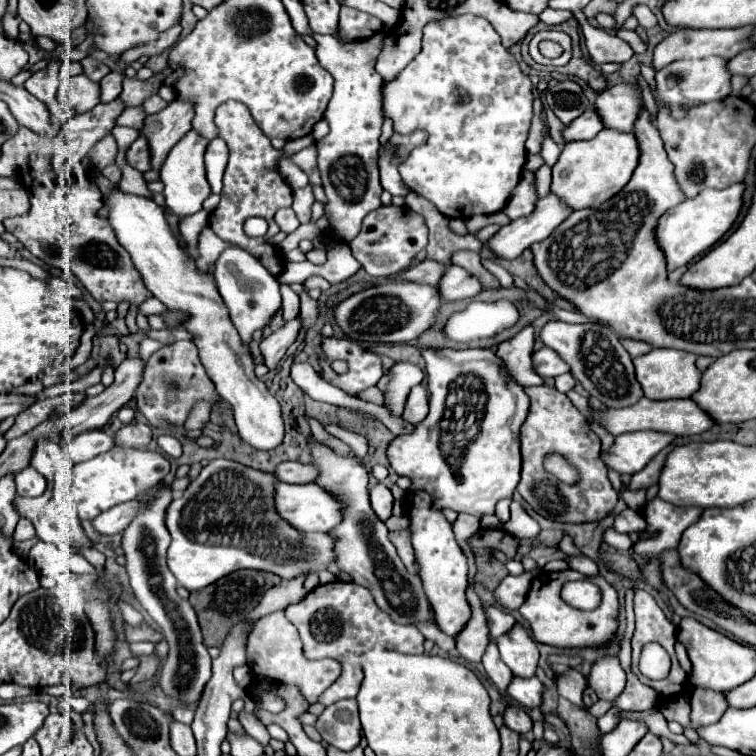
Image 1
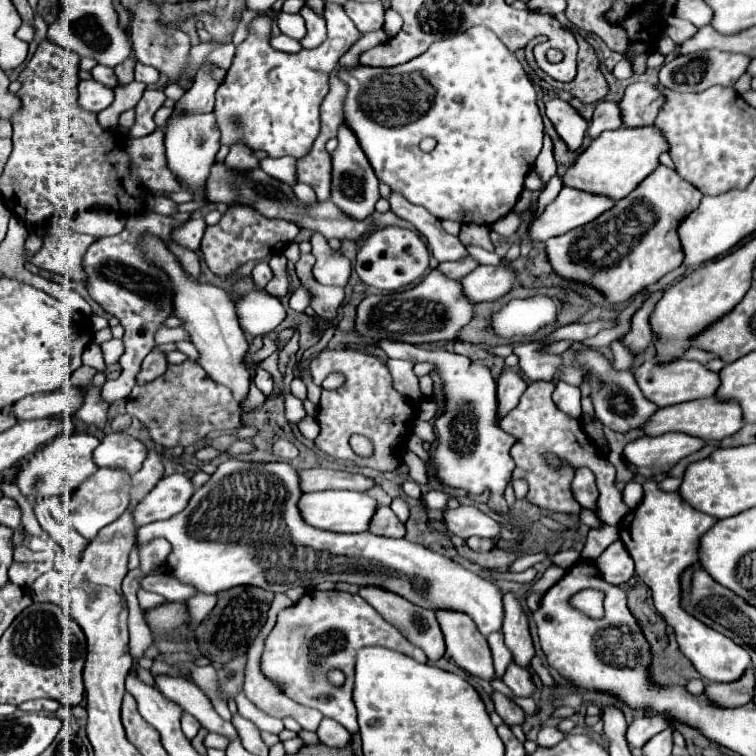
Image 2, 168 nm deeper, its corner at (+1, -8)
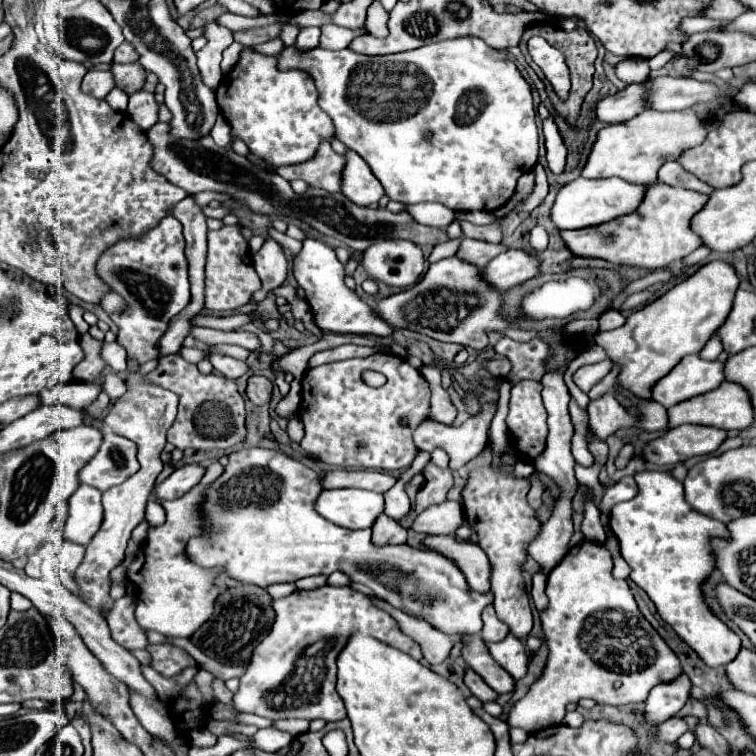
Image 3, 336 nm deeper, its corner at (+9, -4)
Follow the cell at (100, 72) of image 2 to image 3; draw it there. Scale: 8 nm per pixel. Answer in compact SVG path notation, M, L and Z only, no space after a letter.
M112 63L110 71L114 75L116 85L122 87L124 91L128 91L128 93L134 93L134 91L142 89L142 85L144 85L146 71L144 71L144 67L140 67L140 63L130 63L130 65Z

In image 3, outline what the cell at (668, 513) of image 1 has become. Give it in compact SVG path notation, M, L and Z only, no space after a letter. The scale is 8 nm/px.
M642 471L634 475L638 483L638 495L630 501L618 503L610 513L610 529L620 541L620 553L626 559L626 563L632 567L630 579L642 587L652 603L658 609L658 615L676 631L676 635L688 643L698 657L708 667L720 667L728 665L740 651L740 637L730 631L718 617L710 613L710 609L704 605L700 583L710 575L714 569L714 559L710 551L710 537L726 537L726 525L718 519L712 519L708 515L702 515L694 511L686 499L684 499L684 487L680 481L676 481L670 473L664 471Z

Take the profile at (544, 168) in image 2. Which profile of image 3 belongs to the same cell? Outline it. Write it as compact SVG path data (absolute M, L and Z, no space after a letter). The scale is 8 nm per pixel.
M538 163L532 173L536 175L536 187L532 189L532 193L530 193L528 197L524 197L520 203L514 205L514 209L512 209L514 213L520 213L520 211L530 213L530 211L536 209L536 207L544 201L544 197L548 195L548 181L546 181L546 171L544 171L544 167Z

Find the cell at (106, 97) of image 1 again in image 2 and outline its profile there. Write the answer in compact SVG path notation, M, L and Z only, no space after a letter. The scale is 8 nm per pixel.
M128 57L124 63L120 63L120 65L116 67L116 77L120 79L120 85L134 81L134 65L136 65L136 63L138 63L138 61L136 61L134 57Z

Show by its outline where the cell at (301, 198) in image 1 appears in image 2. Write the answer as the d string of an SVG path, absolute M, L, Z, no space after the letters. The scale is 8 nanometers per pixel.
M296 183L296 185L294 185L294 193L296 193L296 197L298 197L302 203L314 203L314 201L316 201L316 195L314 195L312 187L306 185L306 183Z

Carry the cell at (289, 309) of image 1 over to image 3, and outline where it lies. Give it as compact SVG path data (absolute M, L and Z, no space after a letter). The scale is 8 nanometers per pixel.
M266 239L262 249L254 255L252 263L262 282L262 295L280 287L282 281L286 279L288 259L286 259L282 247L274 239Z

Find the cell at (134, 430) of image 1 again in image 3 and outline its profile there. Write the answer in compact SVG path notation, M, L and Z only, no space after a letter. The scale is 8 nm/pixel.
M104 433L96 455L80 469L80 483L88 483L100 491L124 483L138 471L136 453L136 443L116 433Z

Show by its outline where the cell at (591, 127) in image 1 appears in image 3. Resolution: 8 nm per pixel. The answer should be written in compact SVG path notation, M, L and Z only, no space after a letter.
M628 85L624 91L608 95L596 103L596 119L602 123L622 123L644 109L644 87Z

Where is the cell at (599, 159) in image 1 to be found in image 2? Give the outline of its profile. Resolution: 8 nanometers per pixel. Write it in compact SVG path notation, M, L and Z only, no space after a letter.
M620 127L614 131L604 131L596 137L590 147L576 159L576 163L566 171L564 185L576 187L580 191L612 195L612 199L622 199L630 191L634 191L658 165L660 155L670 151L666 137L658 127Z

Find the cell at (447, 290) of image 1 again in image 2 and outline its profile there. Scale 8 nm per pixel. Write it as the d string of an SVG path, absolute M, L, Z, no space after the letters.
M480 265L470 275L466 275L460 283L464 287L464 293L474 301L494 301L502 295L506 295L518 281L518 273L512 267L488 267Z

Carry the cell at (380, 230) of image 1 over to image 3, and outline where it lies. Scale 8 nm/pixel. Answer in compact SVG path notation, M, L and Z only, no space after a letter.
M382 239L362 253L360 265L374 281L394 287L412 287L426 269L422 249L408 239Z

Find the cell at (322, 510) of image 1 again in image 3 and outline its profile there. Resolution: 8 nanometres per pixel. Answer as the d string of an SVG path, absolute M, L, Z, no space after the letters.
M326 489L314 507L316 513L340 527L366 529L384 511L384 497L364 489Z

